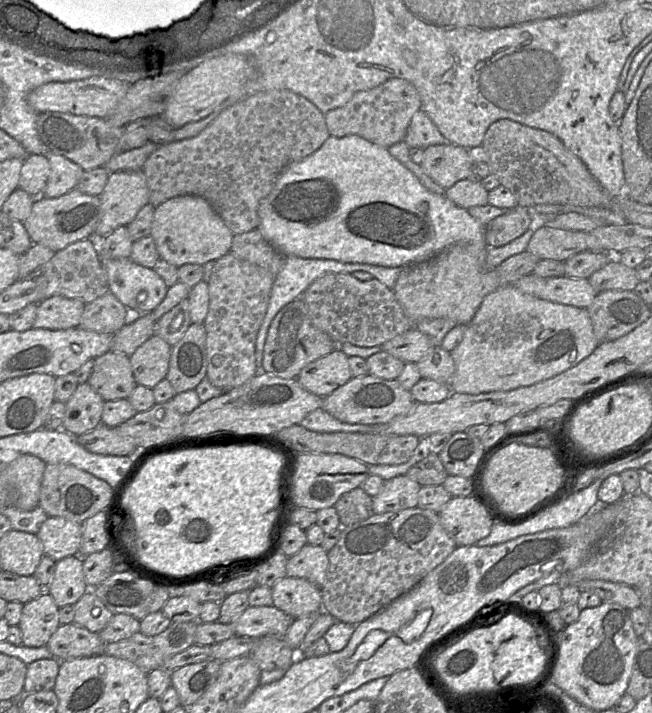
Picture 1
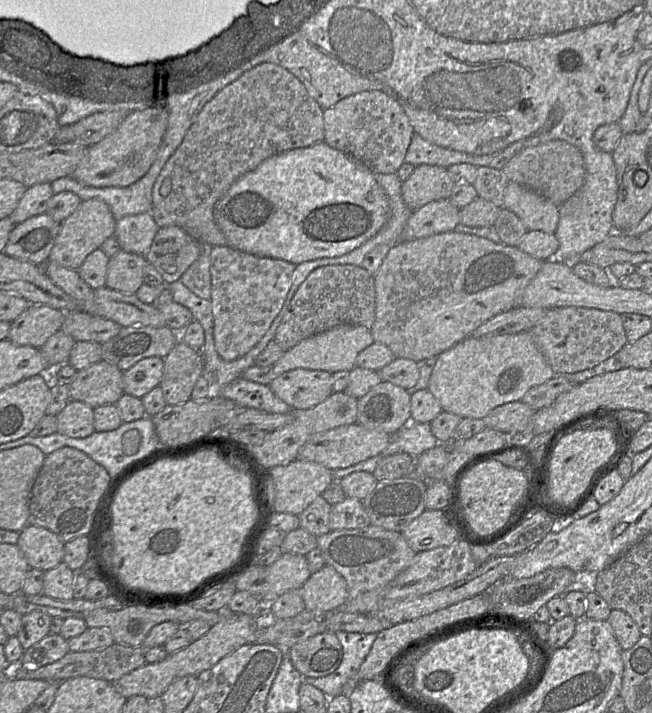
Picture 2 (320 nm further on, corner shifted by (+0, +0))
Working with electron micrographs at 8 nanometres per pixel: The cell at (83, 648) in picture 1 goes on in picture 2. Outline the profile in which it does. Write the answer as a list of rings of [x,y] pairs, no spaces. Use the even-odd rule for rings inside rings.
[[[49,633],[39,642],[24,650],[21,662],[24,665],[51,664],[70,652],[68,640],[61,634]]]

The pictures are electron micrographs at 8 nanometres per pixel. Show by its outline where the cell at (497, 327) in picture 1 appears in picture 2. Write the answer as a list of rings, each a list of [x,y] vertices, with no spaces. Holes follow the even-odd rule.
[[[529,331],[486,337],[468,336],[436,357],[427,389],[438,400],[443,411],[454,413],[461,418],[483,419],[498,406],[521,401],[530,388],[552,379],[556,375]]]

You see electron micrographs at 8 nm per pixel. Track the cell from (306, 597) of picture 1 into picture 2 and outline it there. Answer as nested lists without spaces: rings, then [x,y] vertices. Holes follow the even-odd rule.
[[[330,565],[312,573],[301,587],[305,609],[313,613],[332,613],[348,600],[344,577]]]

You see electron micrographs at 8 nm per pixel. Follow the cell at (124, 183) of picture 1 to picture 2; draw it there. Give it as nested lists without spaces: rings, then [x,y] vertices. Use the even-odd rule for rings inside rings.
[[[91,198],[82,201],[74,212],[60,223],[48,261],[77,270],[92,251],[99,248],[108,237],[114,235],[116,223],[117,220],[103,200]]]

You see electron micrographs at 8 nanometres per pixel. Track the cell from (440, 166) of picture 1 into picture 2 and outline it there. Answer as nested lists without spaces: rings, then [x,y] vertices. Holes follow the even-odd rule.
[[[424,164],[416,166],[410,177],[402,183],[401,194],[407,207],[415,211],[429,202],[449,198],[454,185],[447,168]]]

